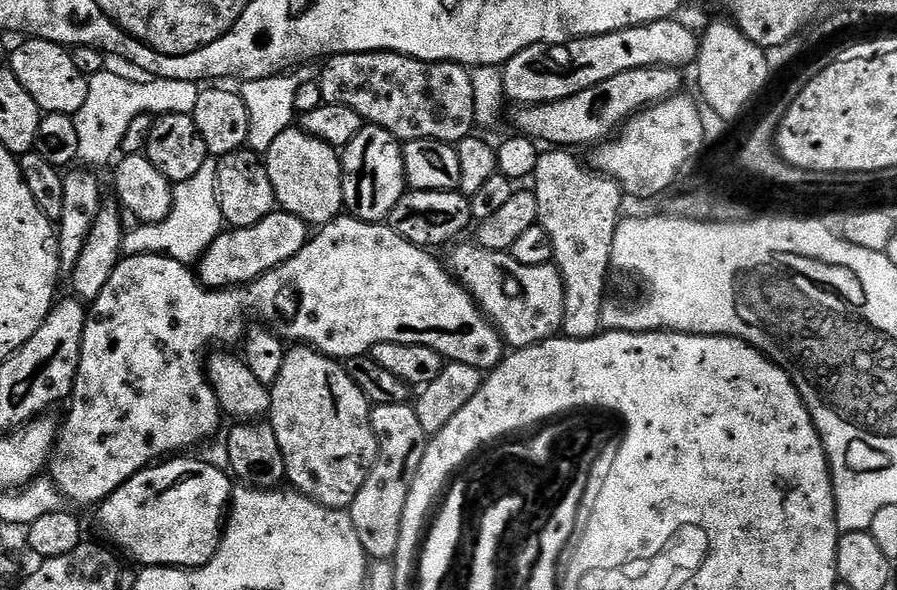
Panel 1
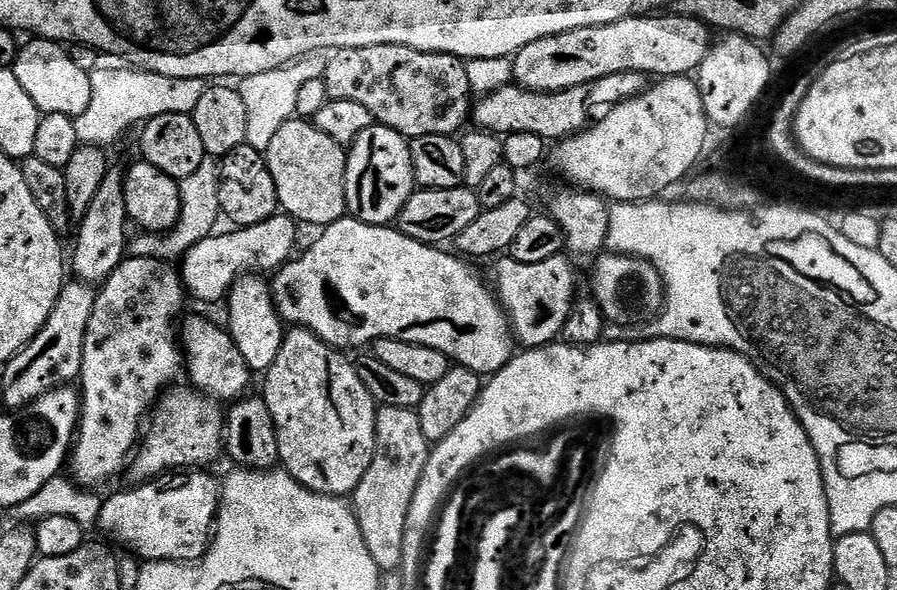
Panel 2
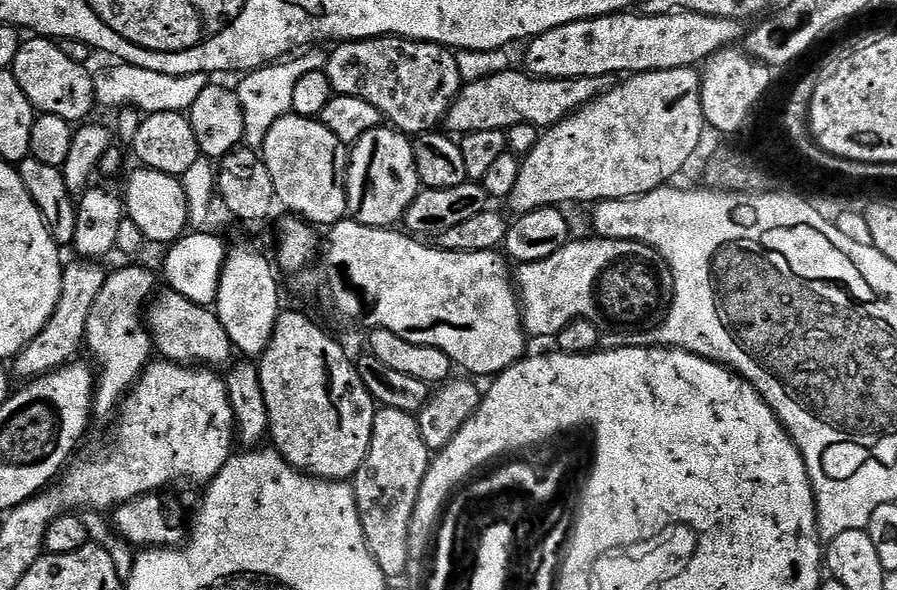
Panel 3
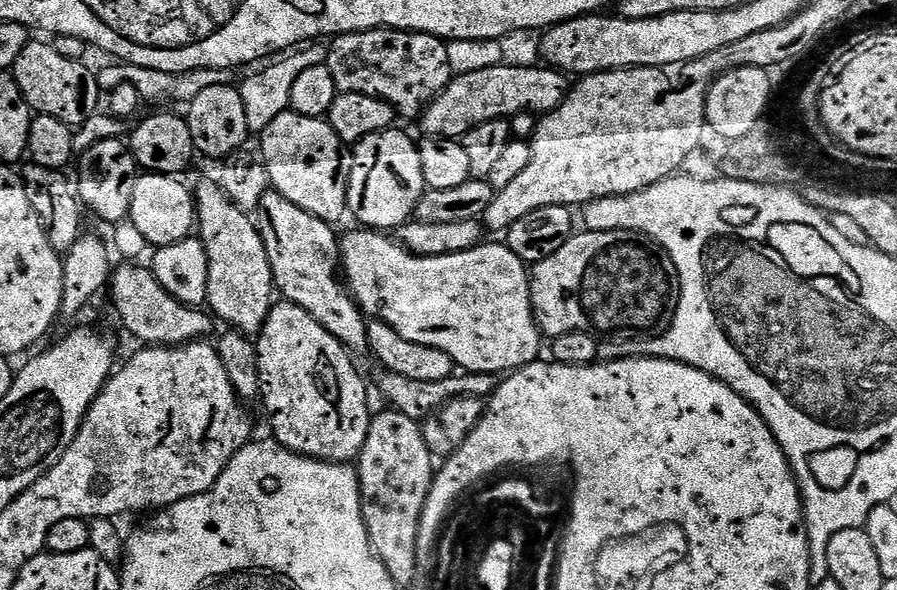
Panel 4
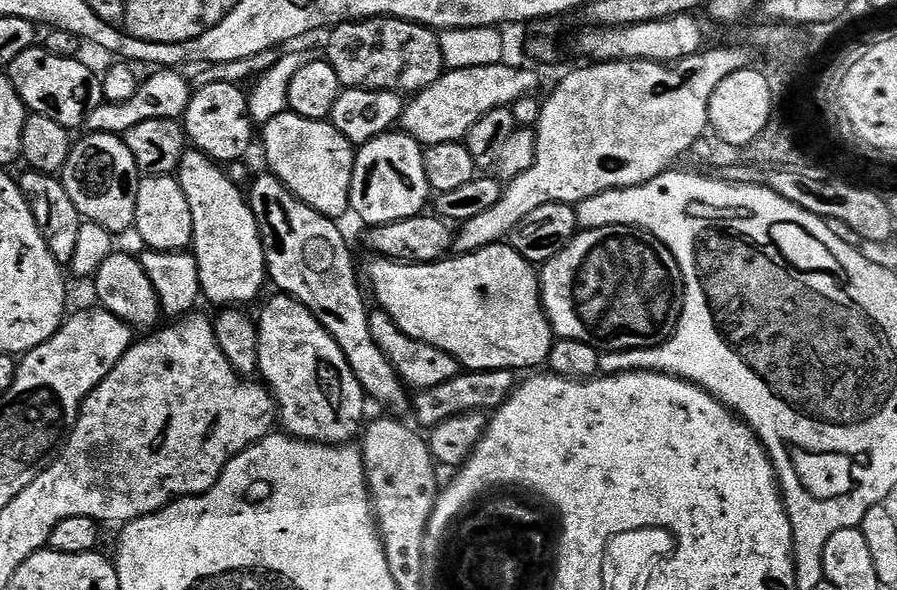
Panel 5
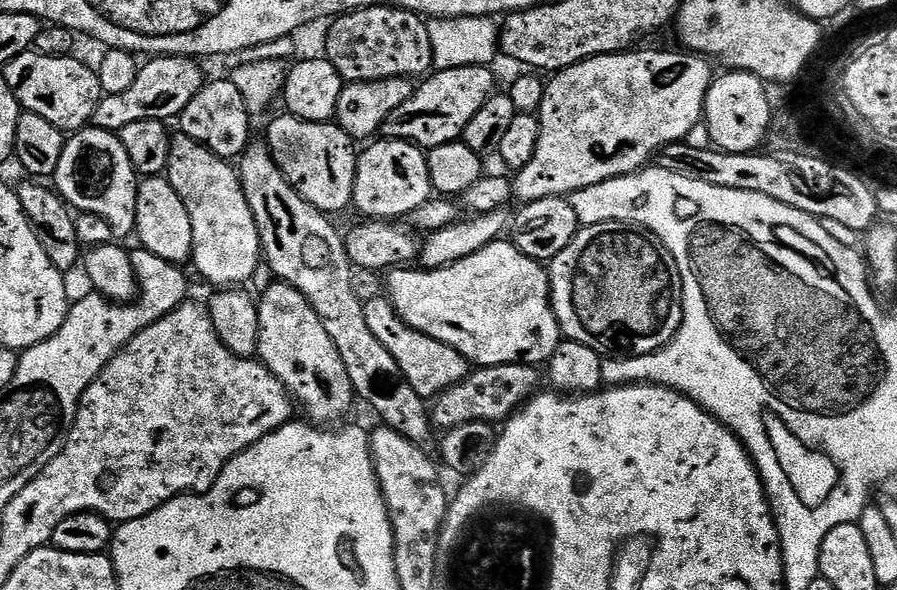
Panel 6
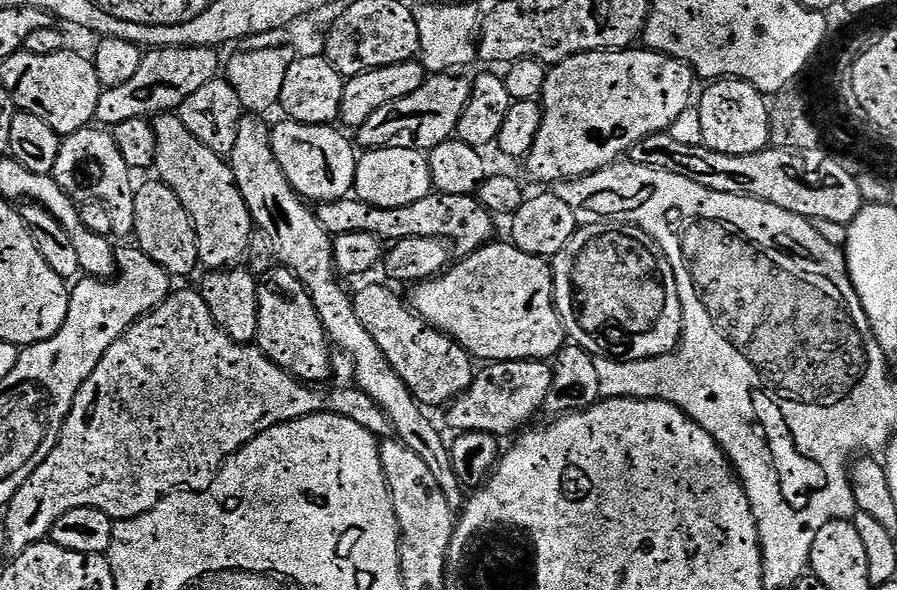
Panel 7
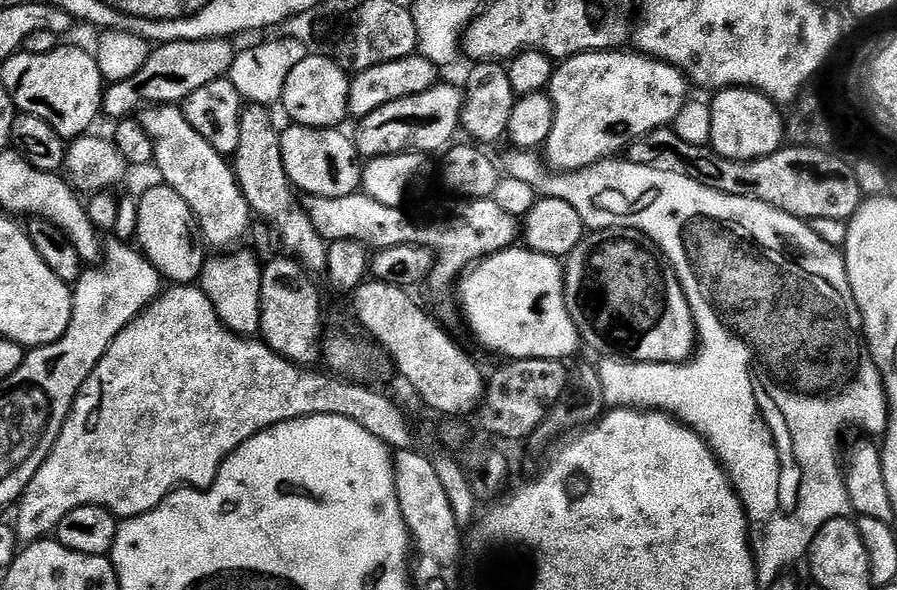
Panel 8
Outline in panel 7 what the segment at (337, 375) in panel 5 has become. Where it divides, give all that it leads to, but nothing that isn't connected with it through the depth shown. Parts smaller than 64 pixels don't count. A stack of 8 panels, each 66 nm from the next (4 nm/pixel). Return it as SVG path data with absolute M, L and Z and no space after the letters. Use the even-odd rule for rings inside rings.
M276 266L268 281L259 285L258 330L255 343L280 368L301 382L324 382L332 372L332 356L328 353L330 341L318 318L308 287L291 269Z

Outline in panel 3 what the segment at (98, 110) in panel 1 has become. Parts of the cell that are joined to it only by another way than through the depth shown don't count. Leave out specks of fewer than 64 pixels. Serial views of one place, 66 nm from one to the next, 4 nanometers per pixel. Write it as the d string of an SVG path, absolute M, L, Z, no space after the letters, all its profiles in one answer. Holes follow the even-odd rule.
M124 63L114 69L103 70L95 76L92 85L96 91L96 103L101 109L104 107L119 110L132 105L139 108L141 113L151 114L153 112L187 113L202 94L202 90L206 90L208 83L209 73L206 72L175 76L158 74L154 70L142 70L142 66Z

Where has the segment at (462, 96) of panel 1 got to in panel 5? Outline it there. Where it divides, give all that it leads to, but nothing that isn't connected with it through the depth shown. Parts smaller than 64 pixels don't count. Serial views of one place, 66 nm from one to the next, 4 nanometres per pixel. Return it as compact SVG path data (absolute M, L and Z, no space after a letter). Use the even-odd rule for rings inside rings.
M371 16L368 20L351 20L337 24L326 36L326 59L338 74L341 89L365 88L366 90L390 90L401 94L415 94L429 88L446 69L442 58L440 37L424 24L415 24L393 16Z

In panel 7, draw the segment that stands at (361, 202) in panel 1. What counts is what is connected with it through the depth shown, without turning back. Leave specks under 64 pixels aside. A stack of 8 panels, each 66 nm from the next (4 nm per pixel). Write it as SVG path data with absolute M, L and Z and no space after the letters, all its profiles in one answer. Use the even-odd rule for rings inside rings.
M373 148L359 157L355 195L379 208L401 208L426 198L433 191L427 155L419 148Z

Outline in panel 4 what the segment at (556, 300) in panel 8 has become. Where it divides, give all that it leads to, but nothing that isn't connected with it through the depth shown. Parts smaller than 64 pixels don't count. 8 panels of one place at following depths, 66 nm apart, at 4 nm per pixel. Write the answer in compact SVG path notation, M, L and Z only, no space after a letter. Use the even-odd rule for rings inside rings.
M376 230L356 231L360 232L352 232L348 237L343 237L340 246L340 262L347 291L350 293L352 299L355 300L357 306L360 307L365 317L386 322L391 328L398 330L398 334L402 334L402 338L406 338L406 342L418 342L418 346L430 346L434 350L442 350L446 354L450 354L453 365L455 365L457 369L465 372L511 374L515 372L517 368L524 368L528 364L533 364L534 361L541 359L540 340L542 341L542 333L539 326L536 324L536 315L532 309L530 272L524 261L518 258L518 254L514 254L510 251L507 243L488 244L489 242L481 242L477 248L471 248L465 252L430 258L429 256L412 255L411 252L404 249L403 244L397 242L391 235L381 234Z

